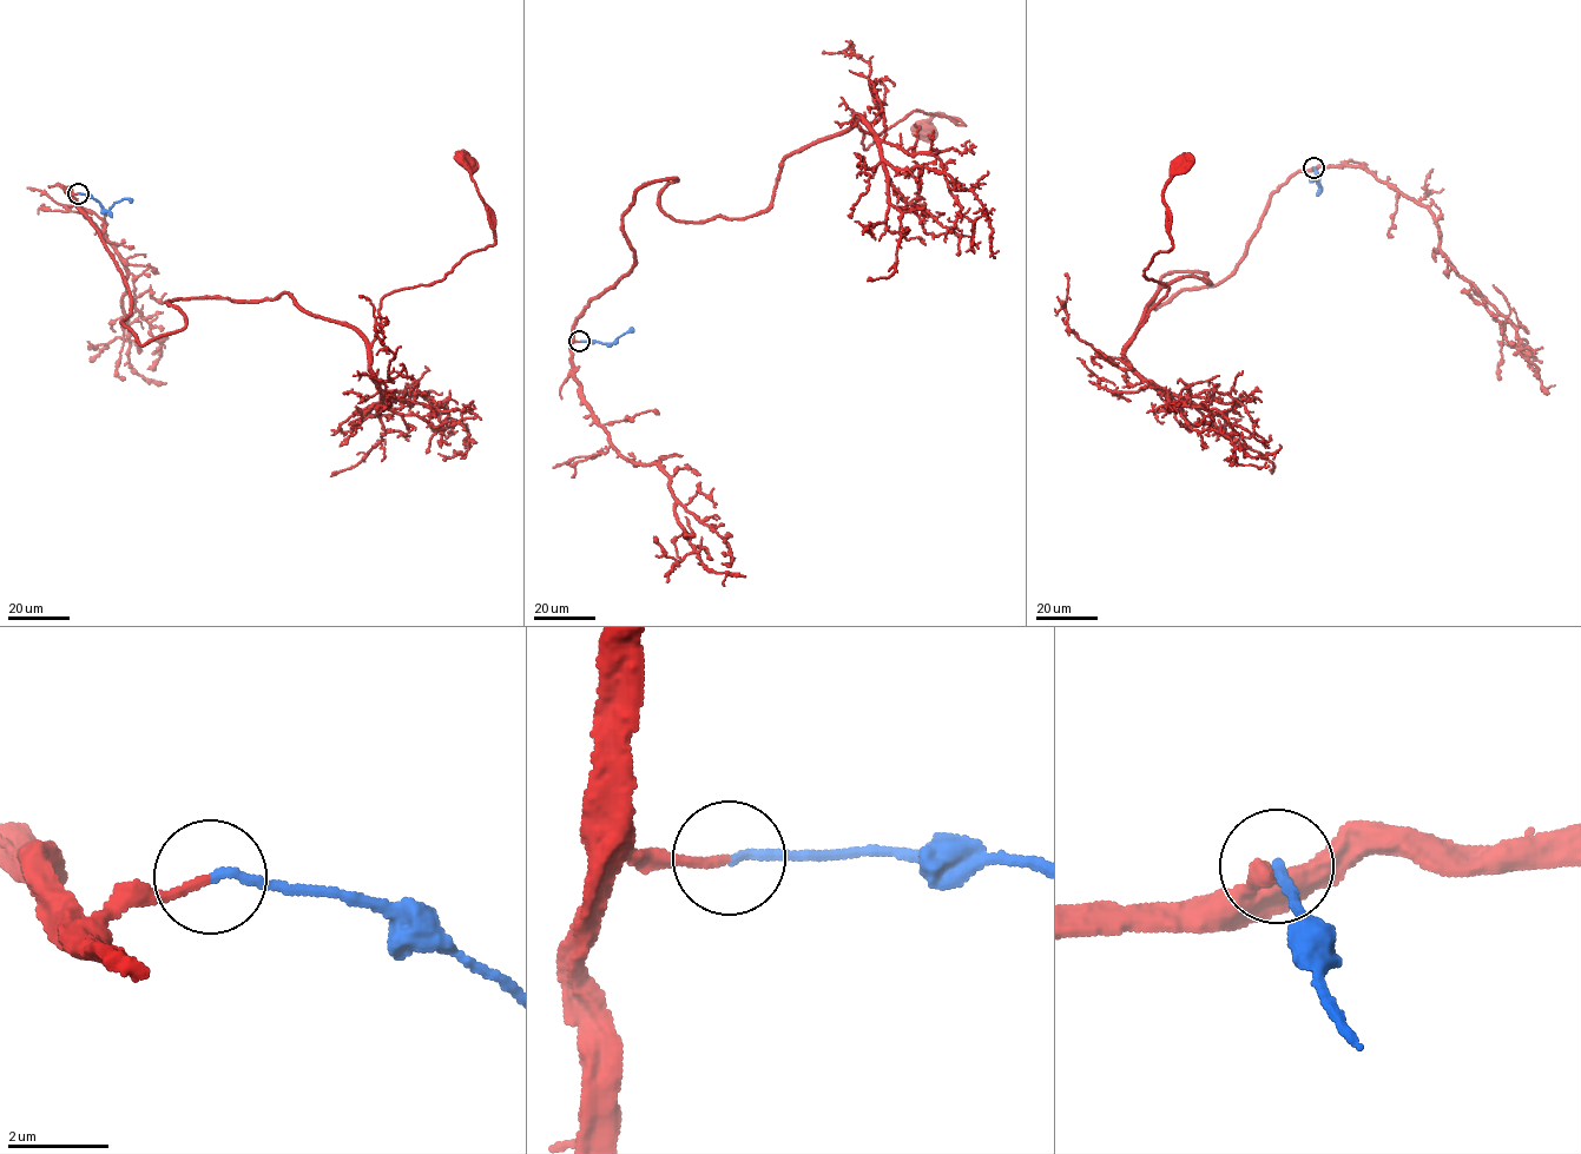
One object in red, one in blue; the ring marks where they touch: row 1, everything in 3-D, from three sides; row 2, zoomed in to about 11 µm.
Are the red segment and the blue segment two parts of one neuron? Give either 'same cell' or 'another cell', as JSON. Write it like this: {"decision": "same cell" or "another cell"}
{"decision": "same cell"}

